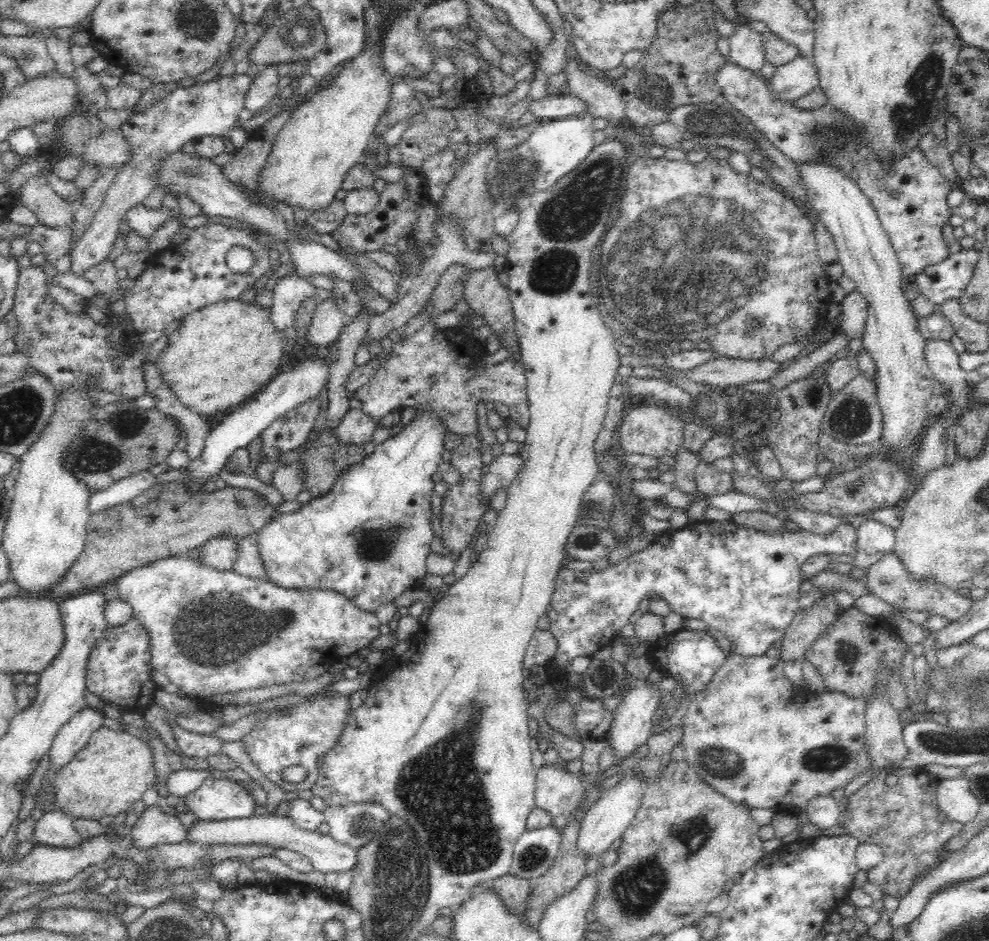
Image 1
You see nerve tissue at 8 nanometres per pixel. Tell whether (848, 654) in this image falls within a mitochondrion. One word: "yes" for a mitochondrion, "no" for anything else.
yes

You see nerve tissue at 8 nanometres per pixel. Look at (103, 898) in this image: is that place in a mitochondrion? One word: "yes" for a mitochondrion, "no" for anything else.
no

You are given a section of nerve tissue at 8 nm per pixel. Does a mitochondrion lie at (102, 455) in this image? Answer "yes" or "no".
yes

